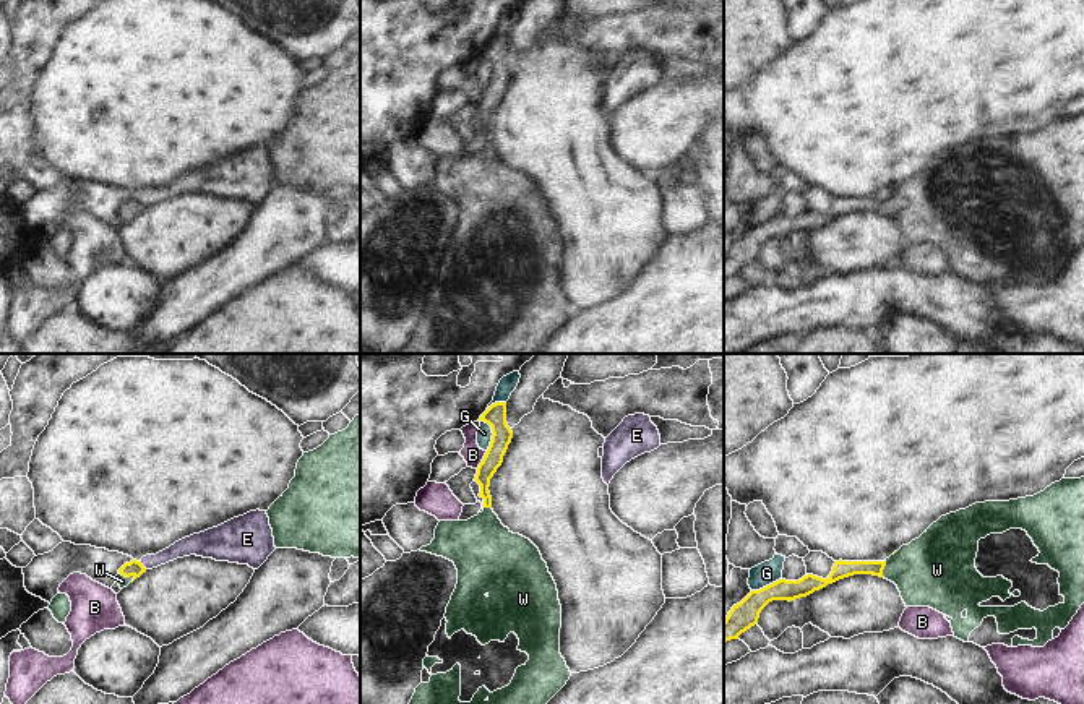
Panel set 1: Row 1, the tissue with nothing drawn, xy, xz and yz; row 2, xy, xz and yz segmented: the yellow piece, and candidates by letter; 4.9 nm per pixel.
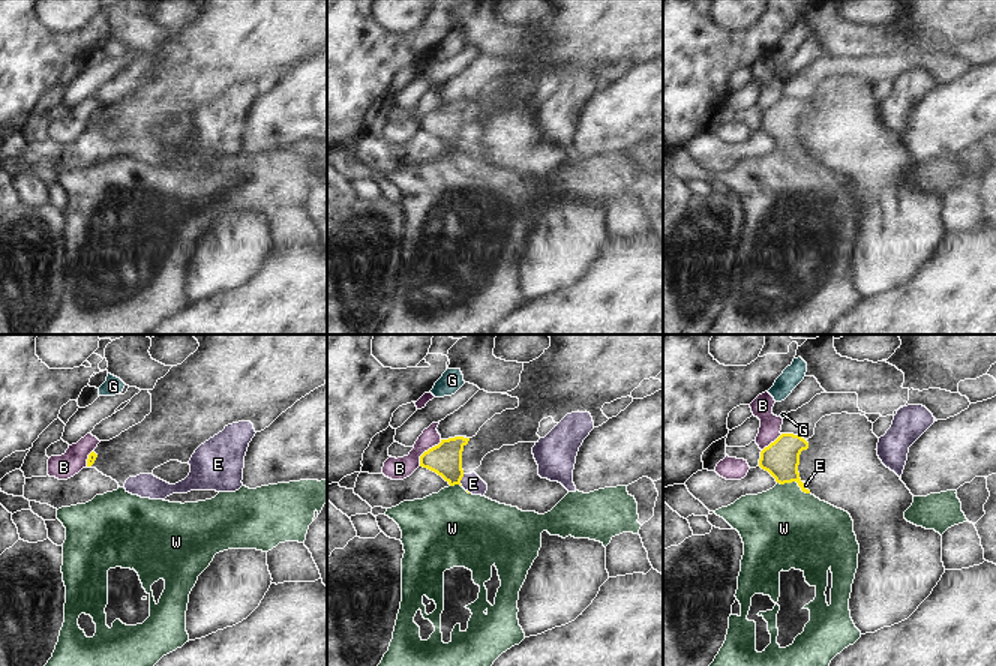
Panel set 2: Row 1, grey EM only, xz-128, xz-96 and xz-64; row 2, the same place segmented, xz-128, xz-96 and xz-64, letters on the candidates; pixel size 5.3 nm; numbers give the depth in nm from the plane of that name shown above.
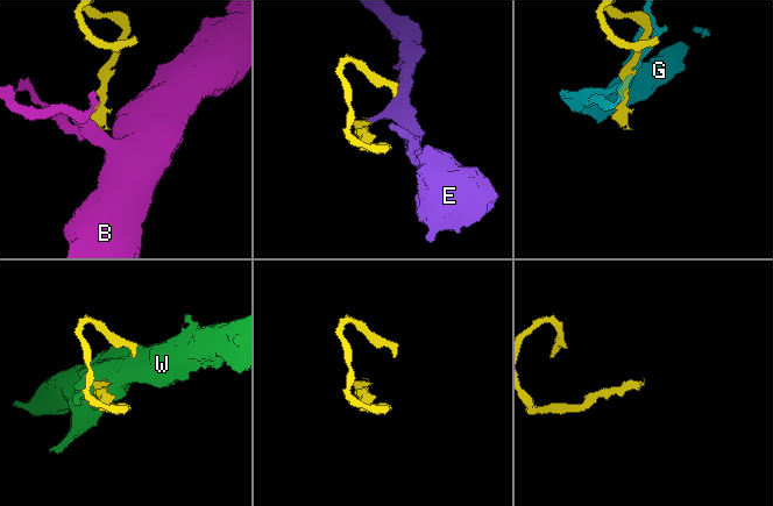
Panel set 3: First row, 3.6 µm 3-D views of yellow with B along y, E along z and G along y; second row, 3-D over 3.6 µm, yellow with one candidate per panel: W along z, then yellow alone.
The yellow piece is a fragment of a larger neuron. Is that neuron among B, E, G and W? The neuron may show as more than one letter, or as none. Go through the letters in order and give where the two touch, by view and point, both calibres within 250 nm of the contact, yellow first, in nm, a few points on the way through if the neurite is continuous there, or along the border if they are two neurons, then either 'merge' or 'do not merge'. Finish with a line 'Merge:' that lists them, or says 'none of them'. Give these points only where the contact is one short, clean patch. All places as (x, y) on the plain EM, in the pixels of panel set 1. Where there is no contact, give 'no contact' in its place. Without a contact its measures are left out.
B: contact xz (482, 96); calibres 110 and 100 nm; border xz (487, 88), (476, 104); do not merge
E: contact xy (141, 201); calibres 80 and 90 nm; border xy (140, 198), (146, 205); do not merge
G: contact xz (492, 72); calibres 110 and 80 nm; border xz (482, 55), (492, 70), (490, 81), (486, 86); do not merge
W: contact xy (127, 213); calibres 80 and 50 nm; way xy (133, 205), (127, 213), (122, 218); merge
Merge: W

